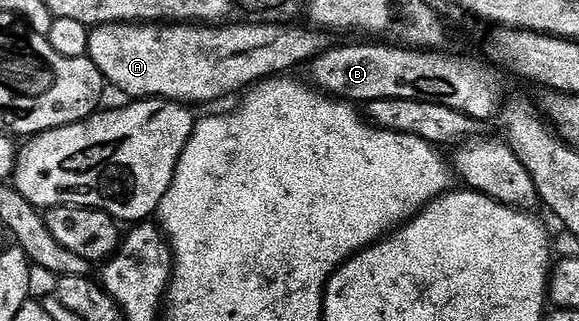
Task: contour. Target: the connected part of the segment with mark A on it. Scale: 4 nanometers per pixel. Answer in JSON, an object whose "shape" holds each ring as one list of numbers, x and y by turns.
{"shape":[[105,23,89,32,88,58,99,69,110,88,118,87,130,100,169,99,182,105,206,105,217,98,232,96,240,87,250,88,270,77,289,73,292,67,308,64,326,50,326,36,312,26,276,27,273,23,230,25,146,25]]}

